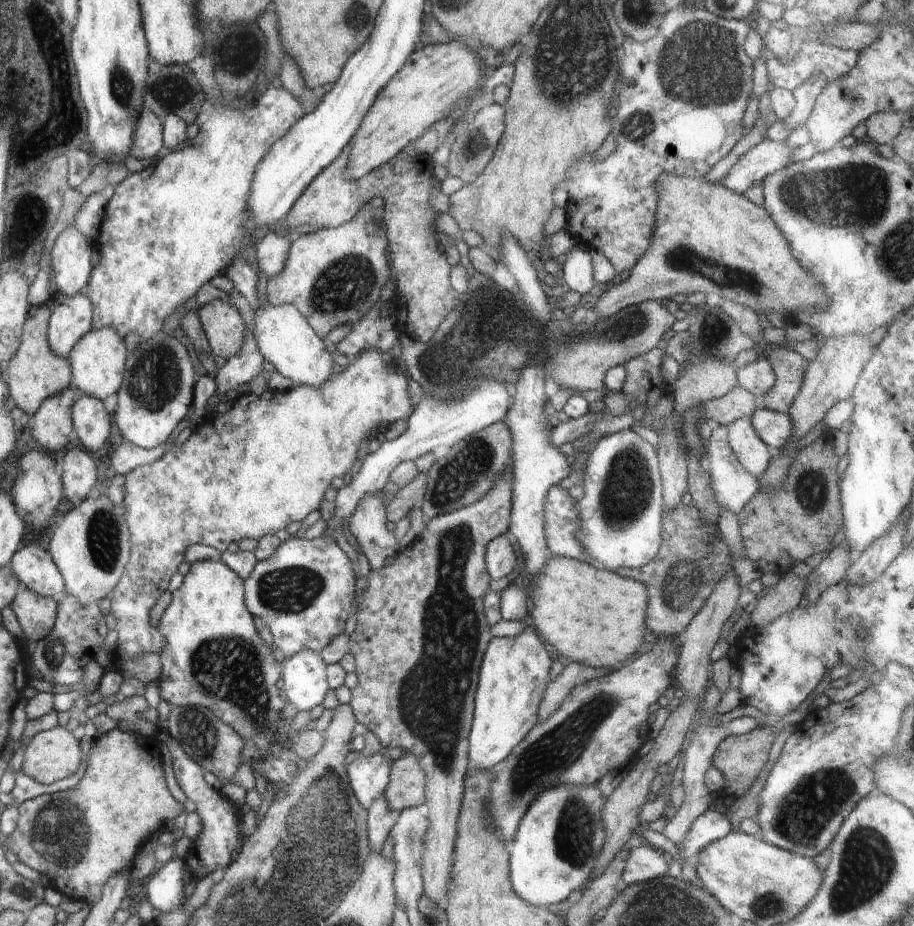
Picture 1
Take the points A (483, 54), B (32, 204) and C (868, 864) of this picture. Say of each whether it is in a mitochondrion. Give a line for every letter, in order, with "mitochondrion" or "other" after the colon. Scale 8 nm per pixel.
A: other
B: mitochondrion
C: mitochondrion

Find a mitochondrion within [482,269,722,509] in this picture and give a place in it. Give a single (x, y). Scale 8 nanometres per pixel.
(632, 323)

